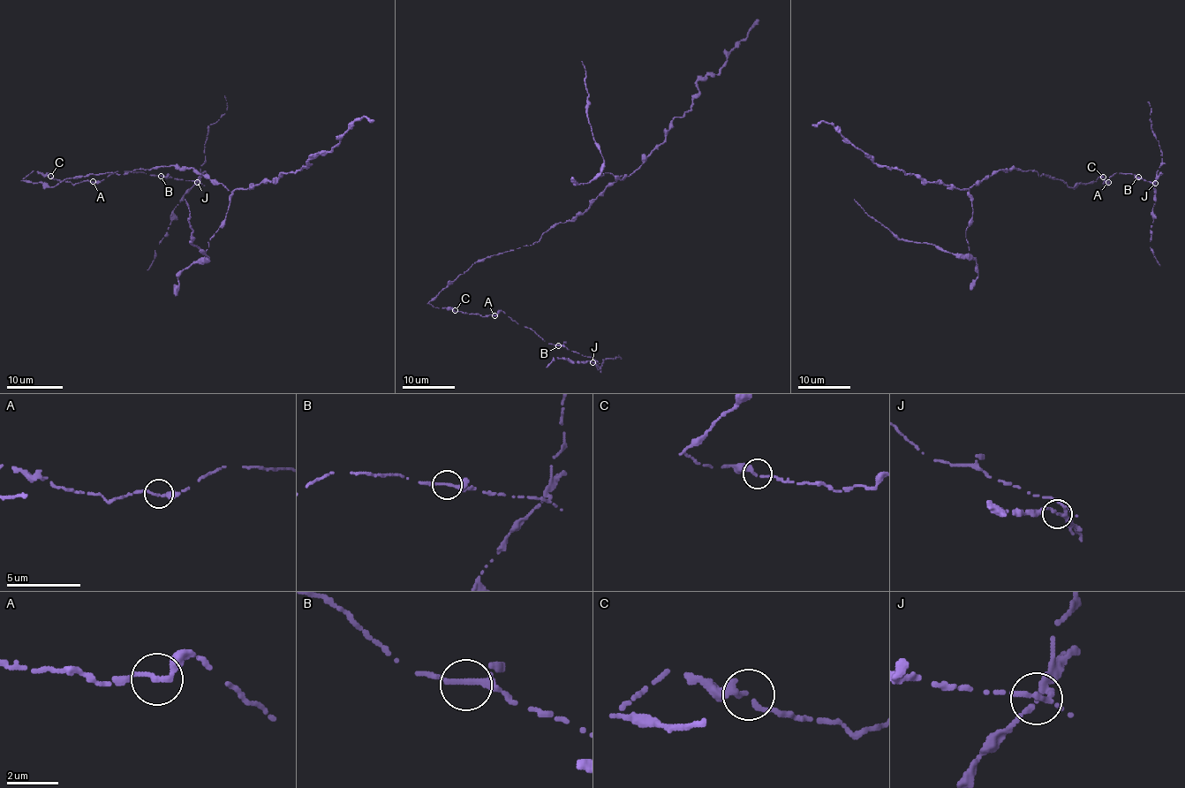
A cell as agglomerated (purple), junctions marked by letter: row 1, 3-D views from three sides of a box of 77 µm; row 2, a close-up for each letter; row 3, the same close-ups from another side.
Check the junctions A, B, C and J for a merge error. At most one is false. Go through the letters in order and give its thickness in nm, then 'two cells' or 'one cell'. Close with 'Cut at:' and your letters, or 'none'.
A: 200 nm thick; one cell
B: 190 nm thick; one cell
C: 240 nm thick; one cell
J: 200 nm thick; two cells
Cut at: J

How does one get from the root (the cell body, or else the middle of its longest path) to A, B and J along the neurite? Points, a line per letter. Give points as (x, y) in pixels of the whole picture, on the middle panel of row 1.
A: (500, 253), (479, 259), (428, 302), (435, 307), (452, 307), (456, 312), (482, 317), (494, 315)
B: (500, 253), (479, 259), (428, 302), (435, 307), (452, 307), (482, 317), (503, 312), (548, 343), (558, 345)
J: (500, 253), (479, 259), (428, 302), (482, 317), (503, 312), (548, 343), (563, 344), (590, 356), (592, 363)

